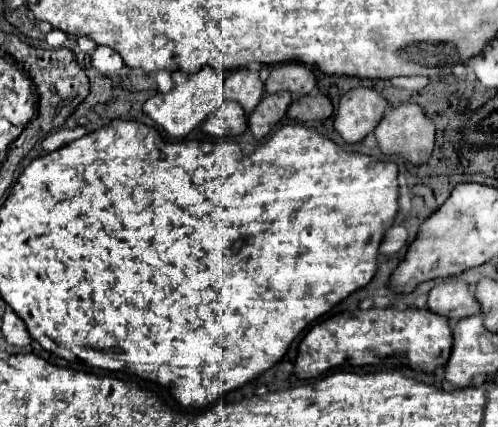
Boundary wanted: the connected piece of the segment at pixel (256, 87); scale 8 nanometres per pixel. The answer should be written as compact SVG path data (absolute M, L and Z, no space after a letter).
M244 68L232 74L228 80L224 80L224 98L244 106L248 114L258 106L262 94L264 94L264 84L258 78L256 70Z

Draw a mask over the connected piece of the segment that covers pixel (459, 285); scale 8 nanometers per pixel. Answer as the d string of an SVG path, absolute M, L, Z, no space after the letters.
M448 280L436 284L428 294L428 310L448 318L450 322L480 314L480 304L462 280Z

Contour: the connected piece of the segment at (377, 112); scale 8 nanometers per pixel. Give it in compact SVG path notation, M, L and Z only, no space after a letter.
M356 88L340 98L334 128L344 142L362 142L382 120L384 110L386 100L378 92L370 88Z

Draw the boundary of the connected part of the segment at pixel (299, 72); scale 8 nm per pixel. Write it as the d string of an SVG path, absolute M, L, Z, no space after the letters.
M288 64L288 66L276 68L266 80L268 94L276 94L280 90L288 90L294 94L310 94L314 86L316 86L314 74L300 64Z

